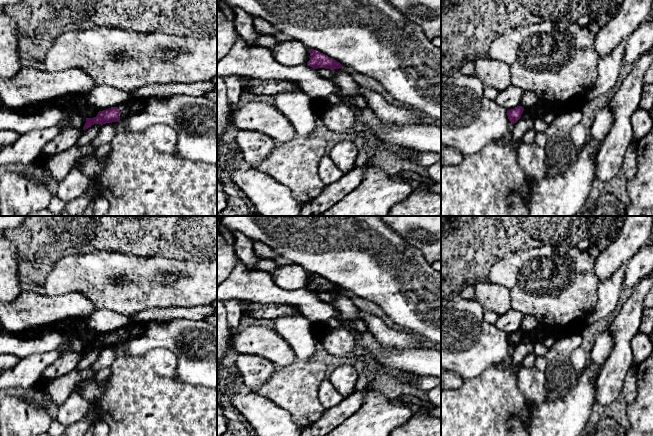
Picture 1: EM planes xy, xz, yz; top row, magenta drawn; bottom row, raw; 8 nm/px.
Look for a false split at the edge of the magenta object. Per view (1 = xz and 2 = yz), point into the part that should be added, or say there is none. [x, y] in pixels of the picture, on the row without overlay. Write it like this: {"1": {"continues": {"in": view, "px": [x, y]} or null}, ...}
{"1": {"continues": null}, "2": {"continues": null}}

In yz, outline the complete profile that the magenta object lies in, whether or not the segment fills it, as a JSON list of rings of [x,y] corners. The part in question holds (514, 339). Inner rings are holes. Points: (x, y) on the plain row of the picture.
[[[517,330],[514,333],[507,335],[507,340],[511,348],[516,347],[520,342],[524,335],[524,332],[522,330]]]

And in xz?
[[[309,273],[309,277],[311,281],[307,289],[313,293],[325,292],[332,295],[334,293],[344,292],[339,286],[317,274]]]

